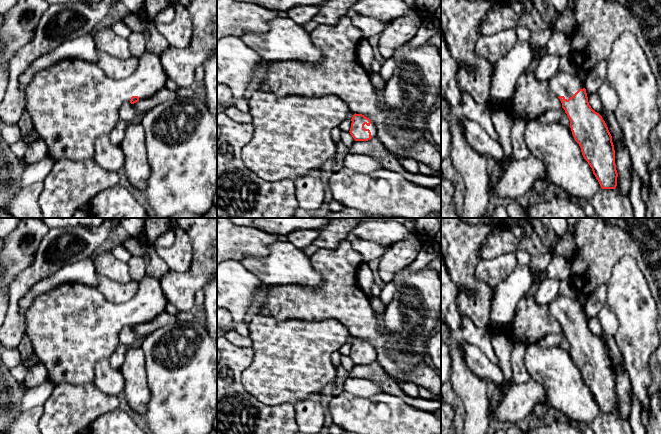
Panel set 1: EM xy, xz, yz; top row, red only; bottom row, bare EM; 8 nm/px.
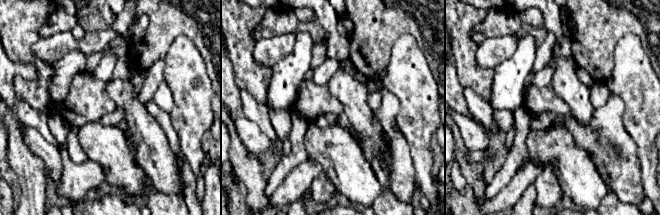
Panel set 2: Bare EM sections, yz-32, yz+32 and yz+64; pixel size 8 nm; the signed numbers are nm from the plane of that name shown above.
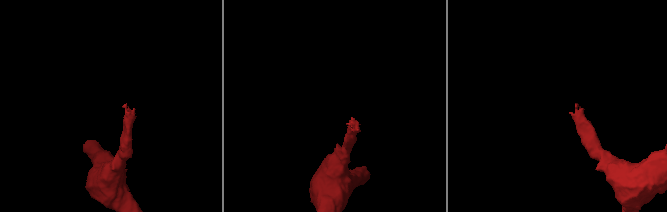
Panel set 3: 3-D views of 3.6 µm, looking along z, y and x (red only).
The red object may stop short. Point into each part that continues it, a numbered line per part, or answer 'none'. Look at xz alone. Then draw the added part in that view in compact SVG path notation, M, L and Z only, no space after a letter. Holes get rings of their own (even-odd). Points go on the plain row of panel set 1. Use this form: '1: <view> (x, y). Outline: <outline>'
1: xz (373, 350). Outline: M371 345L371 348L369 350L367 350L366 348L364 349L365 353L369 353L371 356L371 361L376 361L377 360L377 355L378 355L378 349L376 347L374 347L373 345Z

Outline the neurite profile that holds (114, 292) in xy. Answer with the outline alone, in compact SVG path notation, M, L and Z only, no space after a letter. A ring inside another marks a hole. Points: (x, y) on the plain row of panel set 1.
M97 274L98 285L96 288L112 303L122 304L129 302L137 293L140 282L132 280L128 284L120 284Z

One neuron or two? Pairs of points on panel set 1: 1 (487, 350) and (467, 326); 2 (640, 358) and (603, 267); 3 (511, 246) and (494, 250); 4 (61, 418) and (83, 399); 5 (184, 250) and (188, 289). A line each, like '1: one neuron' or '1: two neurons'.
1: one neuron
2: two neurons
3: one neuron
4: one neuron
5: two neurons

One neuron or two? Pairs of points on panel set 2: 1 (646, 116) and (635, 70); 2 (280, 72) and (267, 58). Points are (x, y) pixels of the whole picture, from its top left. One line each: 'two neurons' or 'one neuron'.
1: one neuron
2: two neurons

